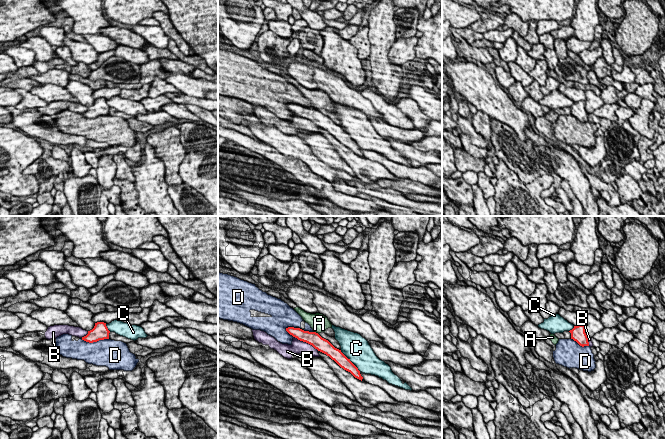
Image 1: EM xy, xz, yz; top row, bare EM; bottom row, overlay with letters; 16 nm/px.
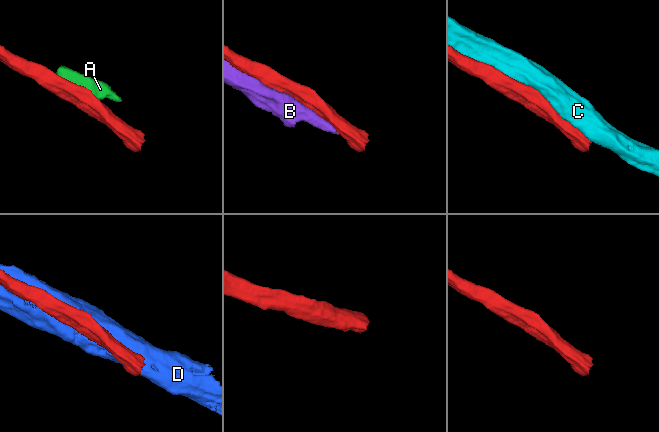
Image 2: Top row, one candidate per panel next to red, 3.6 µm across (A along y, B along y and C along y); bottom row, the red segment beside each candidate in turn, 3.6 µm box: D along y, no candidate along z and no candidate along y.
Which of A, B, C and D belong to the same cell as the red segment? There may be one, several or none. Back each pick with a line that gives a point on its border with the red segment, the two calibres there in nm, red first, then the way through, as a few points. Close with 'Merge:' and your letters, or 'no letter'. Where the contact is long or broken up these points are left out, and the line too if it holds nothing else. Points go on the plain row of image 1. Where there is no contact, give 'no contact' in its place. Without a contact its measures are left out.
Merge: no letter

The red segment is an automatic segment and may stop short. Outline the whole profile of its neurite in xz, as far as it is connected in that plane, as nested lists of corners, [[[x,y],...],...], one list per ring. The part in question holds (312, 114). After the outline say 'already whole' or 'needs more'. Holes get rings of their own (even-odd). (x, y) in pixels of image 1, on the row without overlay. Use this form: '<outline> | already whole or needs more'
[[[288,103],[286,107],[300,117],[312,121],[318,127],[326,130],[341,144],[350,148],[355,154],[362,157],[363,153],[358,144],[348,135],[341,126],[335,124],[328,116],[322,114],[316,108],[304,107],[300,104]]] | already whole

